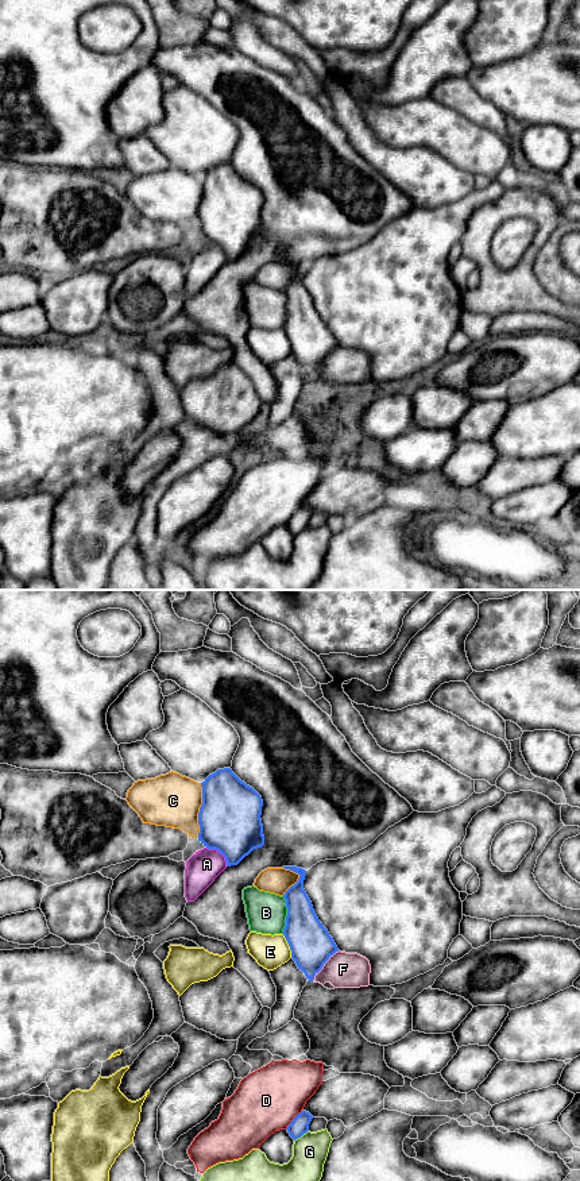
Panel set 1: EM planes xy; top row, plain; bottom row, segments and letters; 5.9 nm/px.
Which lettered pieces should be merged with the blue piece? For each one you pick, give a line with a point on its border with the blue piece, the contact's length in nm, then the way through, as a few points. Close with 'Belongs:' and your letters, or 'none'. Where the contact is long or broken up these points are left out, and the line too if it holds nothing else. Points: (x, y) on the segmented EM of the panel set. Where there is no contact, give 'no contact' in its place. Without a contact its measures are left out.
F: xy (324, 963) | 240 nm
Belongs: F

